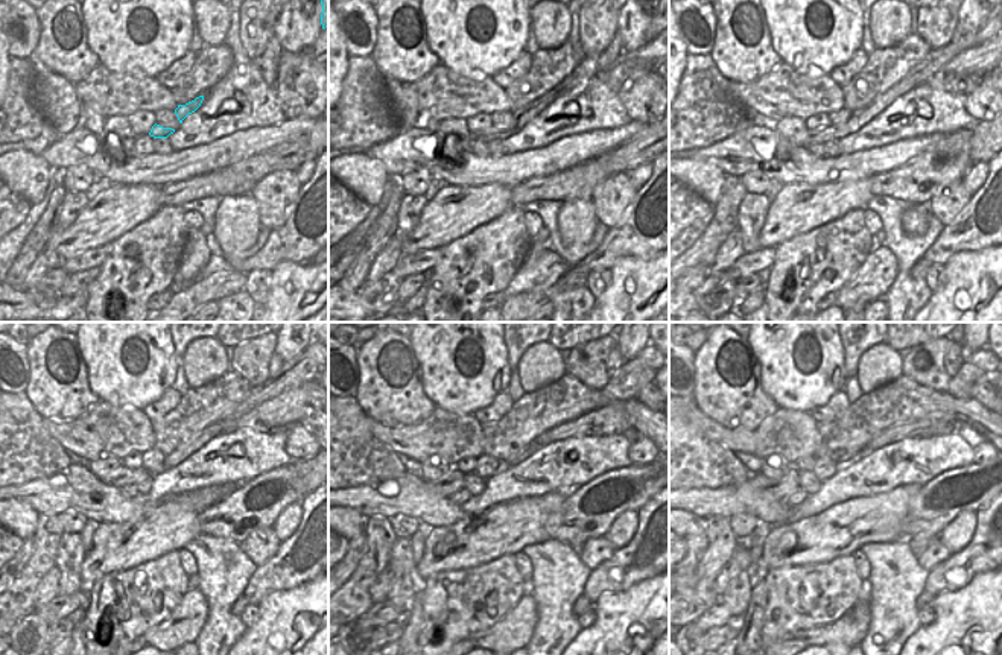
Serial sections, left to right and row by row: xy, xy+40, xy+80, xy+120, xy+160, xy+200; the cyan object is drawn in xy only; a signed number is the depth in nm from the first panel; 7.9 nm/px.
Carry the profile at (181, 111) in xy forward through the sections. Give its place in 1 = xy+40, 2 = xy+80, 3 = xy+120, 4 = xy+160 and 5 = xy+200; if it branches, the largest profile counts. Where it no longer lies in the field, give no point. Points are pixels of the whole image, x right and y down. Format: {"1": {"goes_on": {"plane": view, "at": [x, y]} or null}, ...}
{"1": {"goes_on": {"plane": "xy+40", "at": [587, 67]}}, "2": {"goes_on": {"plane": "xy+80", "at": [937, 58]}}, "3": {"goes_on": {"plane": "xy+120", "at": [294, 374]}}, "4": {"goes_on": {"plane": "xy+160", "at": [633, 374]}}, "5": {"goes_on": {"plane": "xy+200", "at": [960, 386]}}}

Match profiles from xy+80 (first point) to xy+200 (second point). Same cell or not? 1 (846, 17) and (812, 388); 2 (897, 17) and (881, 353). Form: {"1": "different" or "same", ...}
{"1": "same", "2": "same"}

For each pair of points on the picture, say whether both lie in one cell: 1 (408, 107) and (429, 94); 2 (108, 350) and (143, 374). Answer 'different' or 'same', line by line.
1: different
2: same

